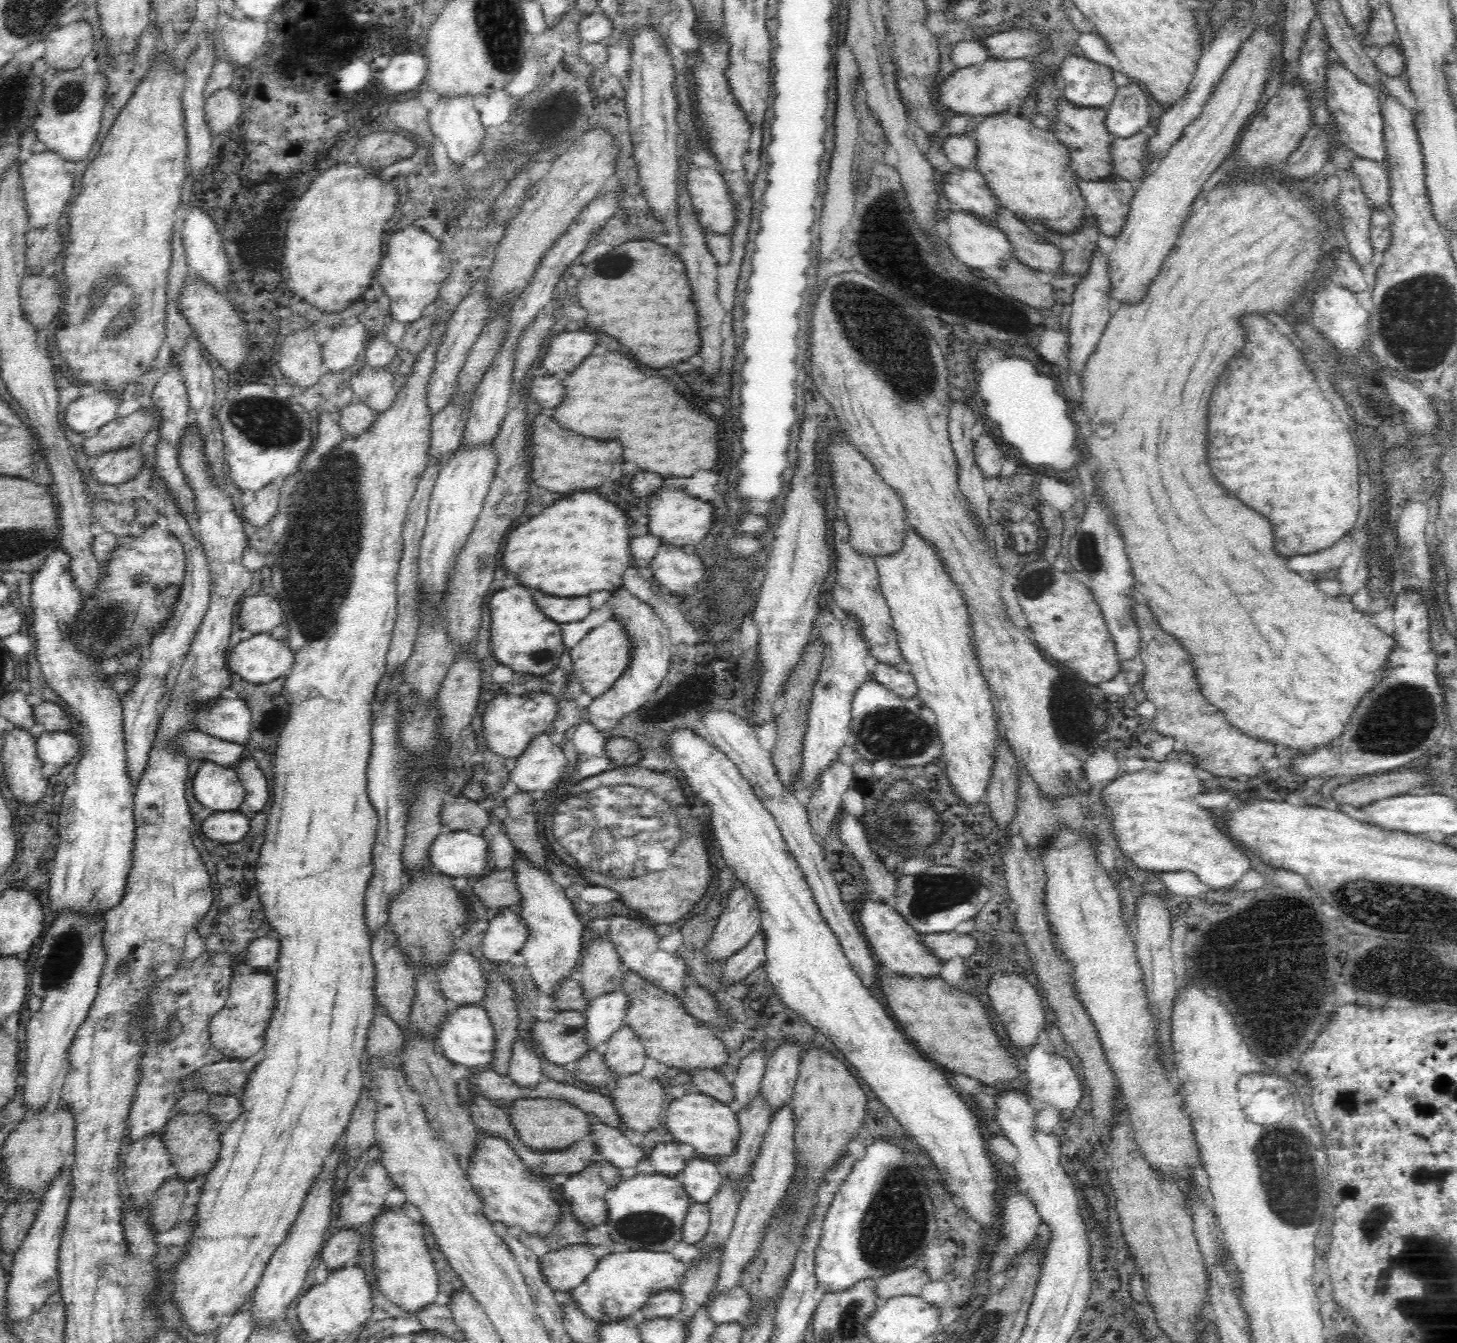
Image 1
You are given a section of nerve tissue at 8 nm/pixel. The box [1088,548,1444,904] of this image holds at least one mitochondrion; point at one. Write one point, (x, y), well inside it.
(1400, 719)

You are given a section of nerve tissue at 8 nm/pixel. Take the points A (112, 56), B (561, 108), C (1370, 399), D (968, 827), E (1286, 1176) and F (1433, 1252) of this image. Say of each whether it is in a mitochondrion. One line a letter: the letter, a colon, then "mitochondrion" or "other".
A: other
B: mitochondrion
C: mitochondrion
D: other
E: mitochondrion
F: mitochondrion

